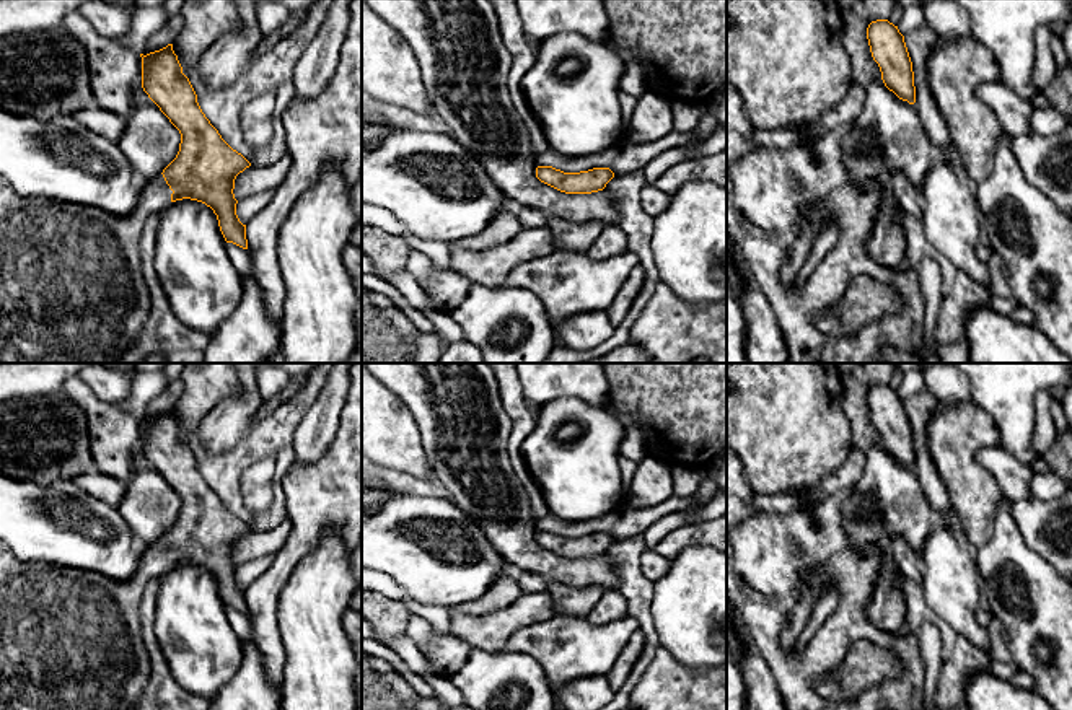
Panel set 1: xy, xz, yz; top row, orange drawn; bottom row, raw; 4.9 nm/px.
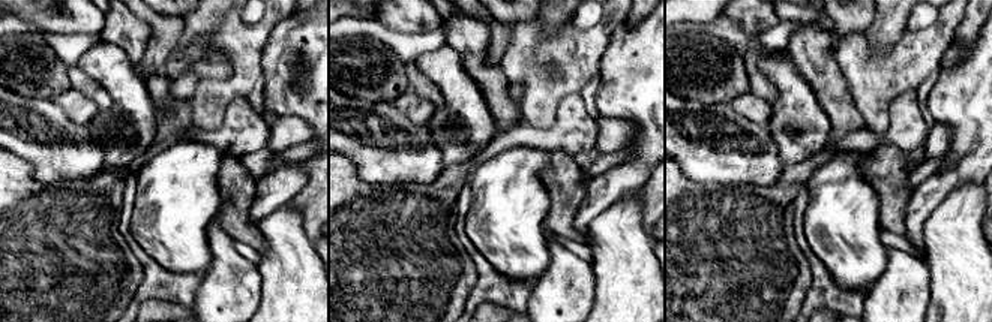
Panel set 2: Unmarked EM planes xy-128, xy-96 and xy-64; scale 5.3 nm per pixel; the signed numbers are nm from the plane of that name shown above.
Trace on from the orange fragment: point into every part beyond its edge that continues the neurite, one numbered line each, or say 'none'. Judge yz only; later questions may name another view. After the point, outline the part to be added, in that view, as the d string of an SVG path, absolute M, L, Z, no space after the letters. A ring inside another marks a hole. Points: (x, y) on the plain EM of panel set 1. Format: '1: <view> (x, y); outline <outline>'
none

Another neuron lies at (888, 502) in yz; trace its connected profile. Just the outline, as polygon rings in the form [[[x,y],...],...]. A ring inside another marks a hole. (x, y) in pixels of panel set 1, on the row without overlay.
[[[883,445],[865,453],[863,476],[854,487],[842,508],[844,529],[850,536],[850,547],[859,550],[868,544],[883,546],[885,539],[903,537],[917,554],[935,528],[935,513],[914,472],[890,456]]]

